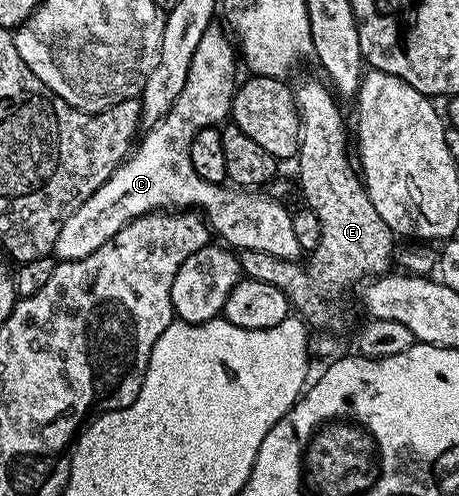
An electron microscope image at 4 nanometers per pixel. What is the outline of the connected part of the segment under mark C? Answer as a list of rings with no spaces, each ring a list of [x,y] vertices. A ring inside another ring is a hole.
[[[214,24],[207,28],[207,32],[203,32],[203,40],[199,40],[199,48],[195,48],[195,56],[191,56],[191,69],[187,72],[187,84],[183,84],[183,92],[179,92],[175,104],[171,104],[169,111],[155,125],[148,127],[145,132],[146,136],[144,133],[136,148],[118,166],[116,172],[76,212],[67,216],[67,224],[63,224],[63,228],[59,232],[59,240],[55,240],[53,245],[53,254],[60,261],[74,262],[83,260],[83,256],[91,256],[91,252],[95,252],[95,248],[103,248],[103,244],[107,244],[107,240],[111,240],[111,236],[115,236],[115,232],[119,232],[127,223],[134,222],[144,214],[185,212],[190,208],[204,215],[212,233],[216,237],[218,234],[222,238],[218,238],[222,243],[228,244],[238,251],[267,252],[267,256],[282,258],[285,262],[302,257],[303,252],[299,248],[299,239],[296,238],[295,232],[291,228],[293,215],[290,207],[287,208],[283,203],[268,198],[265,192],[250,192],[245,188],[230,188],[225,184],[208,182],[199,176],[199,172],[195,172],[195,168],[191,168],[188,149],[191,140],[195,140],[198,130],[224,123],[230,117],[233,109],[235,83],[238,81],[239,54],[230,35],[224,29],[221,31],[219,26]]]

